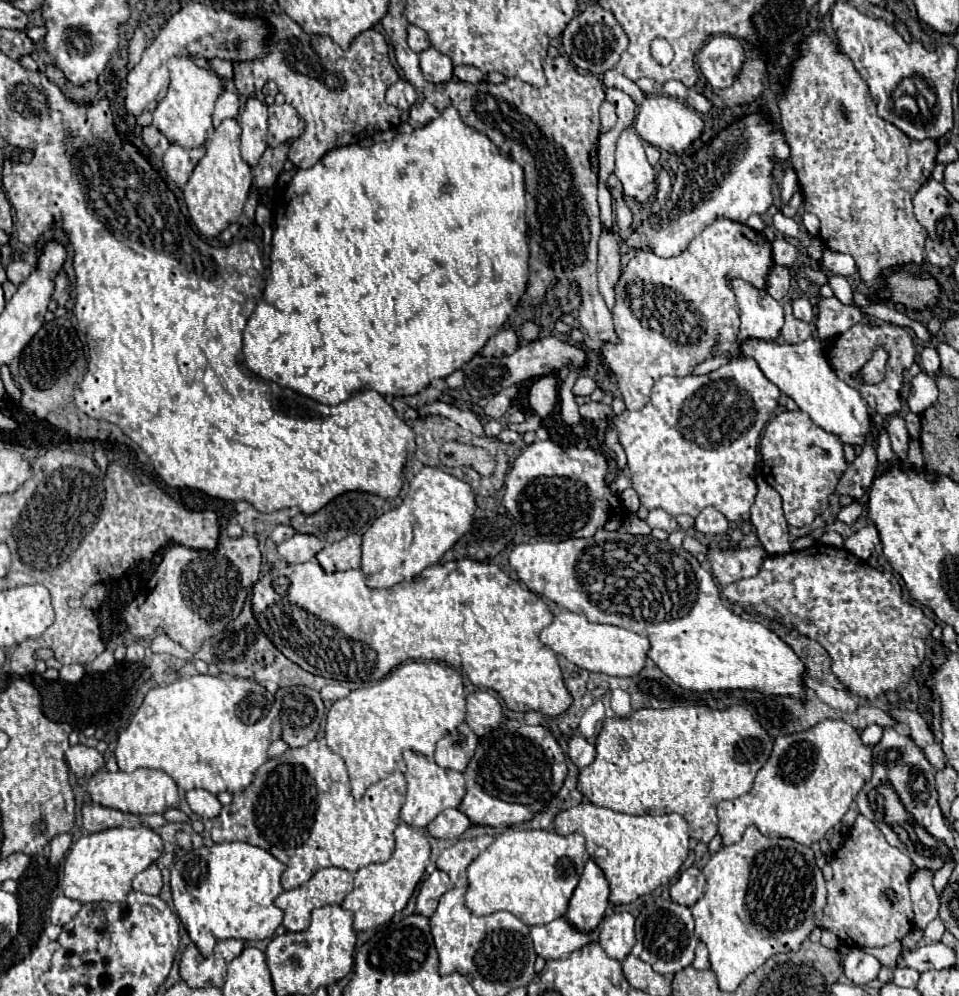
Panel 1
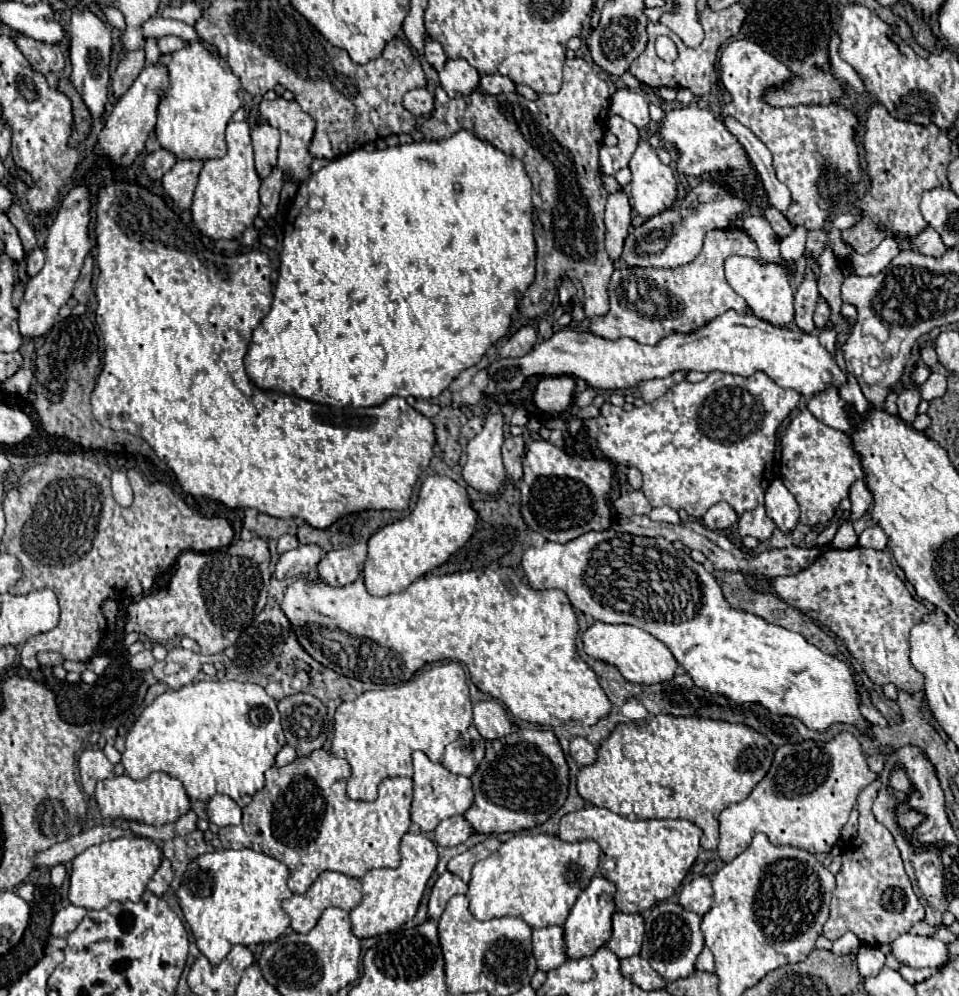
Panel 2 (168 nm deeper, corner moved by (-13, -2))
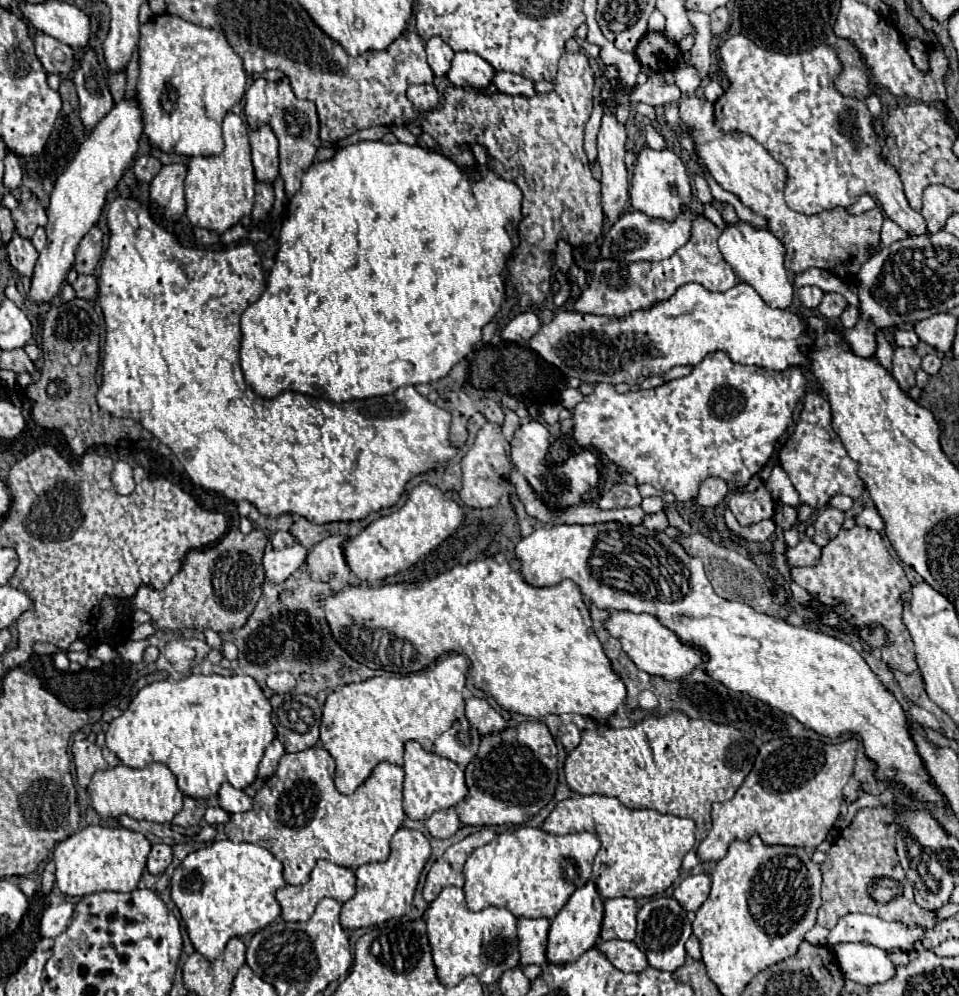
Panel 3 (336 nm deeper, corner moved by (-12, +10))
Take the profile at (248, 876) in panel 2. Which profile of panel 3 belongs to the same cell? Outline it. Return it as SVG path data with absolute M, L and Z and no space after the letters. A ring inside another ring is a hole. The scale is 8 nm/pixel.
M212 841L190 853L174 871L170 889L194 949L208 961L216 961L232 937L256 933L280 915L276 891L286 885L282 863L254 843Z

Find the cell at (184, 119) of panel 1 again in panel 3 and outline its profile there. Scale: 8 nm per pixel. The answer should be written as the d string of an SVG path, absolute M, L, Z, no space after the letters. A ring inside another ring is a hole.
M160 13L160 15L154 15L148 23L142 23L140 25L138 61L140 61L140 73L138 73L138 83L136 83L136 99L138 99L138 107L142 111L142 133L146 135L148 143L152 147L160 149L162 153L174 153L174 155L180 155L180 157L214 157L214 155L220 155L222 149L224 149L224 141L222 141L222 119L232 109L232 105L242 99L244 89L246 89L246 71L242 67L242 59L238 57L238 53L234 53L234 49L226 41L224 33L220 33L216 29L206 29L206 27L194 25L190 21L184 21L178 15Z

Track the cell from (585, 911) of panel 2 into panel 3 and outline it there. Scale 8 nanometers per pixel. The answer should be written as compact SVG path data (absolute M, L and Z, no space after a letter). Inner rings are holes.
M586 883L582 889L576 889L568 903L560 909L560 913L552 919L548 929L548 943L546 943L546 959L554 965L564 965L576 961L582 953L592 949L600 939L602 929L602 897L598 895L594 883Z

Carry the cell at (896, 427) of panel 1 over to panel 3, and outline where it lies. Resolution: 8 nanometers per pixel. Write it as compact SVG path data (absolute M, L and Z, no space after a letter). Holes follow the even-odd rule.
M898 347L894 351L894 361L892 361L892 375L900 383L902 389L908 389L914 385L914 375L916 369L920 367L920 357L916 349L910 347Z

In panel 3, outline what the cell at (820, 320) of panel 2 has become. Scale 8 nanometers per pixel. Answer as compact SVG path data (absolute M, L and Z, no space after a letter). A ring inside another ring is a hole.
M826 293L820 307L818 307L818 313L826 319L836 319L842 315L842 311L848 307L848 301L838 295L838 293Z

